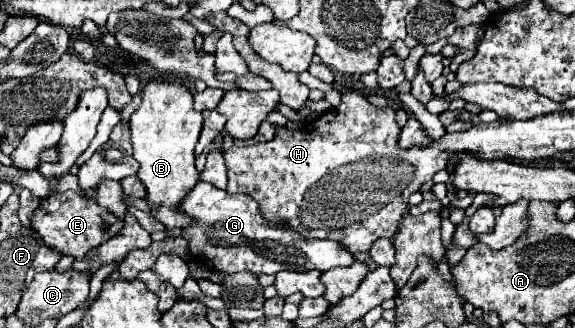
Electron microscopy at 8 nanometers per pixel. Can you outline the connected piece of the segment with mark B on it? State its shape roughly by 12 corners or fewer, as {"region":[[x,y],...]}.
{"region":[[149,82],[131,114],[133,158],[151,214],[193,216],[203,116],[181,84]]}

